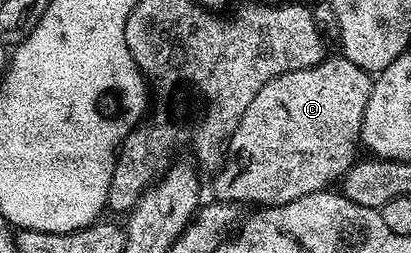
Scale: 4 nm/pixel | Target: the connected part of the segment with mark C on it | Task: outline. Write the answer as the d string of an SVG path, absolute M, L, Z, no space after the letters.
M327 56L319 64L315 64L311 68L303 68L295 72L287 72L281 74L277 78L273 78L267 84L263 84L263 88L259 88L259 92L255 96L255 100L251 100L251 104L247 104L247 110L243 112L237 125L232 127L231 133L227 139L227 150L233 155L224 159L223 165L212 175L213 178L213 195L214 199L227 202L230 204L242 204L241 202L254 202L257 208L266 208L269 206L282 206L291 200L299 200L299 196L307 196L314 194L320 190L332 187L334 183L345 177L345 173L349 171L350 166L358 161L359 143L361 140L361 114L365 111L367 100L371 96L371 88L373 87L373 78L363 69L359 68L359 64L351 64L351 60L347 60L344 56Z

